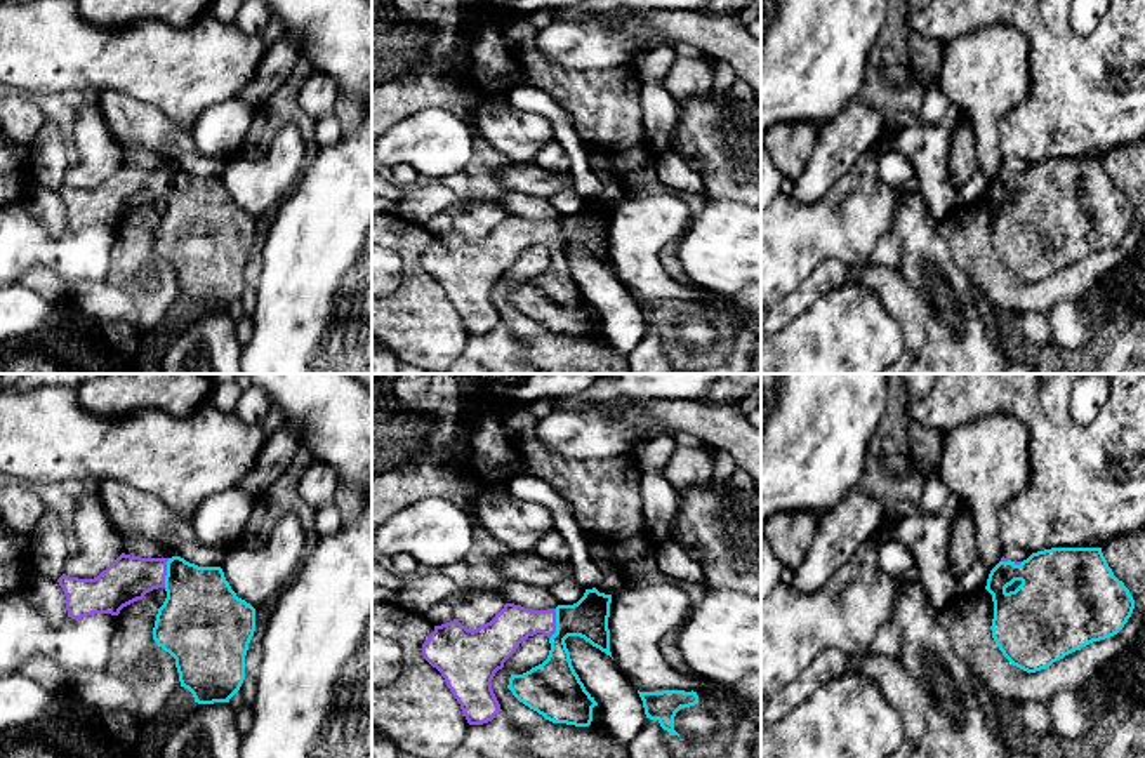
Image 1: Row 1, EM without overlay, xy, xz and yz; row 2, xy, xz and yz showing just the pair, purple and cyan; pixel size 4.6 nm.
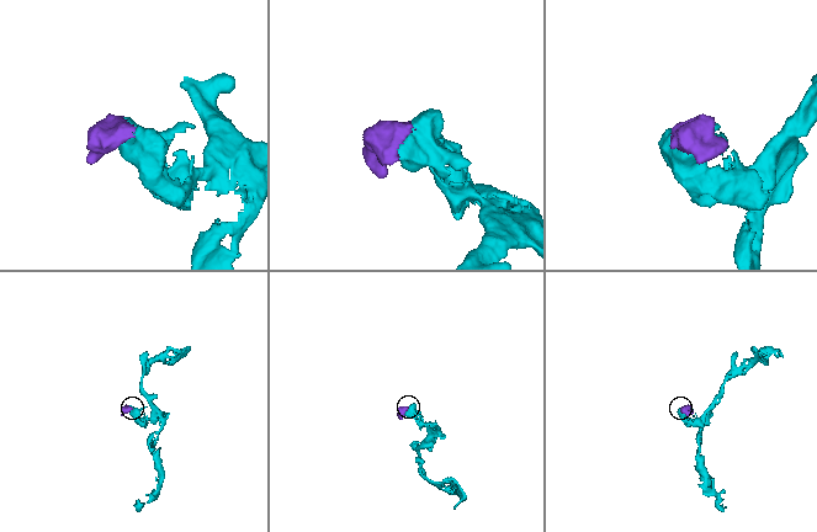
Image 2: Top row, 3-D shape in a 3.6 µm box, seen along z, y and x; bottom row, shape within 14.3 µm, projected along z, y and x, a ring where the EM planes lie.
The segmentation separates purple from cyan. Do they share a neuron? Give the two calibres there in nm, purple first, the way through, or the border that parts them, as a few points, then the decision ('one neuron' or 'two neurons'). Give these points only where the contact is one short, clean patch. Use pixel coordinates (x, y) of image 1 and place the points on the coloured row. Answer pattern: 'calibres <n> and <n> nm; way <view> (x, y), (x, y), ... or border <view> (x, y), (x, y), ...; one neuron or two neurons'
calibres 180 and 190 nm; one neuron

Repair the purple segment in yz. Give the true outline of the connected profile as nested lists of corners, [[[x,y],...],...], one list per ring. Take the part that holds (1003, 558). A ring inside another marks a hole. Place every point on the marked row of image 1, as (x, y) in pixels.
[[[1051,548],[1023,562],[1003,556],[990,570],[985,589],[994,602],[992,638],[1003,655],[1027,673],[1117,635],[1135,608],[1129,589],[1114,575],[1102,548]]]

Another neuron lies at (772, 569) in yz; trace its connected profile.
[[[761,534],[761,600],[782,582],[784,568],[768,539]]]

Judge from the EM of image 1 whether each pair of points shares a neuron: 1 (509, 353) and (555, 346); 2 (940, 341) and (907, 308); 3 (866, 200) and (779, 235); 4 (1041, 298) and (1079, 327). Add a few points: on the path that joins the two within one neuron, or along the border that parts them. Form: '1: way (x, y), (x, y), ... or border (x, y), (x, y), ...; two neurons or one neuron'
1: border (503, 320), (527, 355); two neurons
2: border (913, 289), (926, 313), (926, 341), (918, 355); two neurons
3: way (845, 221), (829, 230), (800, 235); one neuron
4: border (1079, 301), (1060, 301), (1046, 313); two neurons

